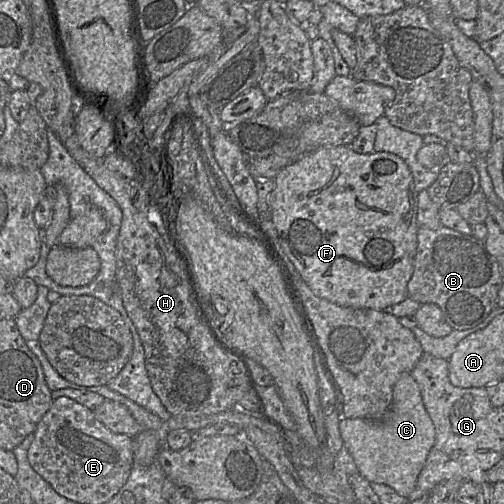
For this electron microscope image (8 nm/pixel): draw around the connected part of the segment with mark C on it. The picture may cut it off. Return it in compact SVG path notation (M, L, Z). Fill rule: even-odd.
M410 372L402 373L393 387L392 403L381 422L361 418L342 418L339 431L354 459L359 474L370 483L385 484L408 498L435 441L435 428L423 401L418 384Z

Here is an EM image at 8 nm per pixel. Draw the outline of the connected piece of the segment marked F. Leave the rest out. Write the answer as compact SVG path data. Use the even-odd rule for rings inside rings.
M348 145L318 147L285 166L274 180L275 187L268 195L268 205L271 211L271 220L279 237L280 253L286 262L293 264L301 278L316 296L342 307L374 310L384 310L408 298L407 285L413 274L414 259L418 245L418 192L415 190L413 175L403 159L390 152L360 154L353 151Z

